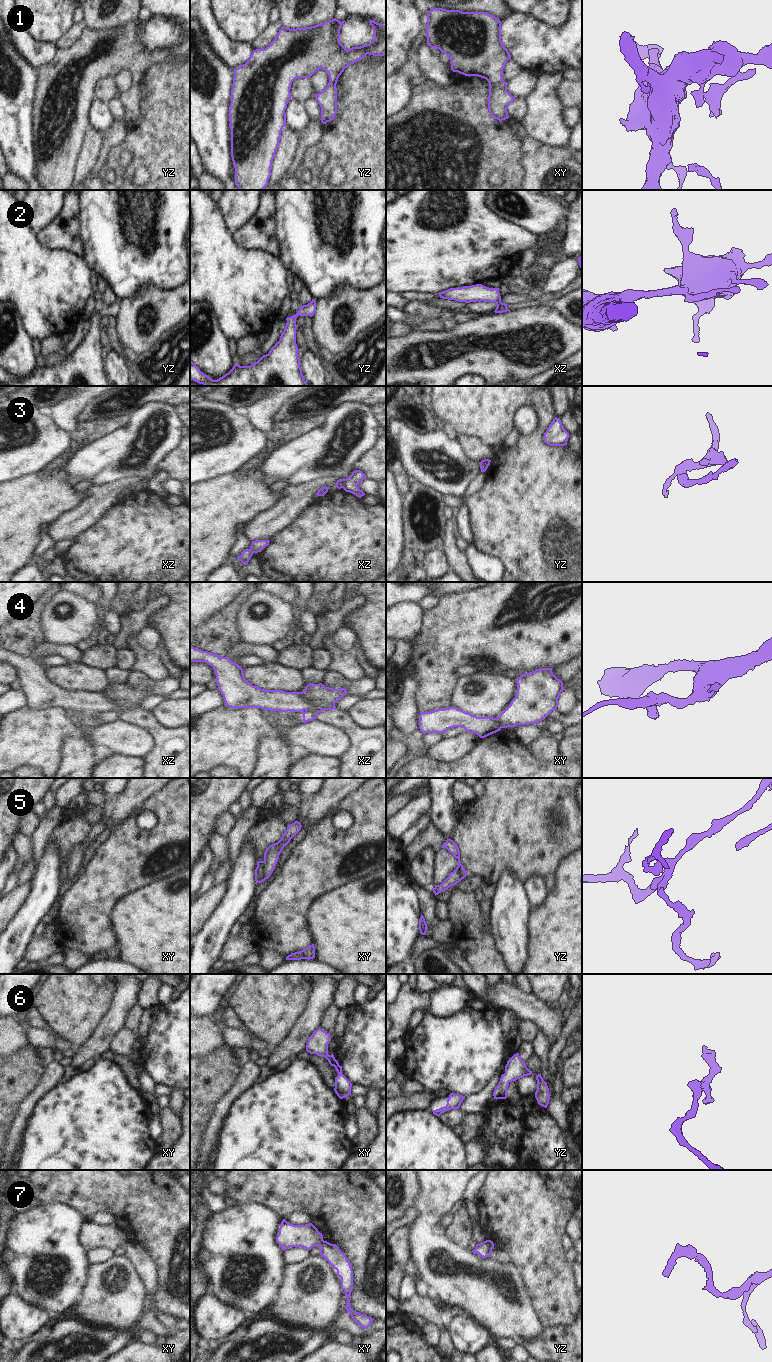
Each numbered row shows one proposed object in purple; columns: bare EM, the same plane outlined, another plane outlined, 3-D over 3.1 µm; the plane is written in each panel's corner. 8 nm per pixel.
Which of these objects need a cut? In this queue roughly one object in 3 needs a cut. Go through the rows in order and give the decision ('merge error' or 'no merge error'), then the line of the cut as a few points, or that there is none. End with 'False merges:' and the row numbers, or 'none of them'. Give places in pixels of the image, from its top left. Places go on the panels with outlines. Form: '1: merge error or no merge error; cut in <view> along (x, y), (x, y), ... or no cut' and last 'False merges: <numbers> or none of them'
1: no merge error; no cut
2: no merge error; no cut
3: merge error; cut in xz along (344, 479), (342, 487)
4: merge error; cut in xz along (301, 692), (312, 704), (310, 710)
5: merge error; cut in xy along (264, 861), (263, 875), (256, 881)
6: no merge error; no cut
7: merge error; cut in xy along (323, 1240), (320, 1247)
False merges: 3, 4, 5, 7

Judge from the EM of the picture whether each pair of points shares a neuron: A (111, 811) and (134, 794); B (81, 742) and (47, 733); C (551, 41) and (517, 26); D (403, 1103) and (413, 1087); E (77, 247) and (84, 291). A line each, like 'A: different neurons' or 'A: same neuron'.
A: same neuron
B: different neurons
C: same neuron
D: different neurons
E: different neurons

